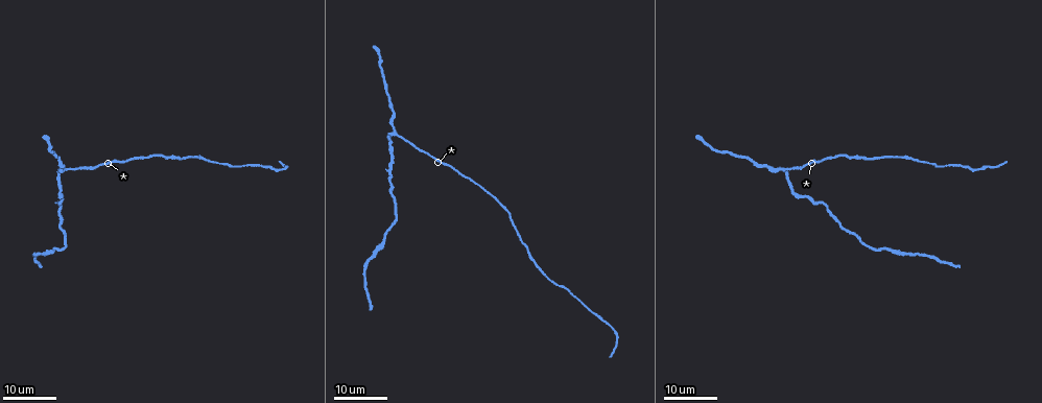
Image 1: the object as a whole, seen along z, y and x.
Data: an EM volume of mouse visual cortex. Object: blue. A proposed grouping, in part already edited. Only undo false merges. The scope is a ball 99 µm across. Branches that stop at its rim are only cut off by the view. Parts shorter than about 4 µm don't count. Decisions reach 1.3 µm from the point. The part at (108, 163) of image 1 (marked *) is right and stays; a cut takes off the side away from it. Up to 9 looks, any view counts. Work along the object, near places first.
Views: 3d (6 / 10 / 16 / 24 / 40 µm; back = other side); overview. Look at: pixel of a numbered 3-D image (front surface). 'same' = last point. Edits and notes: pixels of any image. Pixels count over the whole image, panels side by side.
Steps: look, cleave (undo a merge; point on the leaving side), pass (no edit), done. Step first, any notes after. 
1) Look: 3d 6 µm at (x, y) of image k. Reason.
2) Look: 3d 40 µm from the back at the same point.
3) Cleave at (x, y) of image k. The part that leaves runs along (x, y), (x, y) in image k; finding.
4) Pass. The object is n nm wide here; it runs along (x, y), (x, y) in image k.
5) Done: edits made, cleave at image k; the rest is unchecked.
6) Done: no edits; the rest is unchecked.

Look: 3d 16 µm at (782, 169) of image 1. A fork.

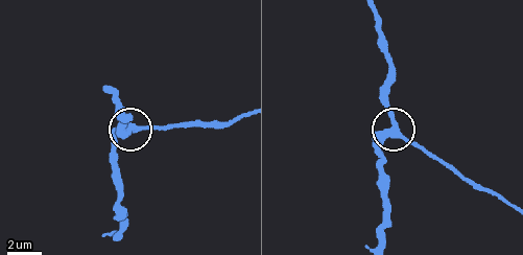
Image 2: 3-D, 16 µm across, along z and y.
Look: 3d 6 µm at (394, 129) of image 2.

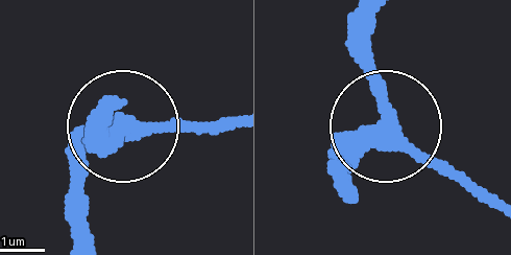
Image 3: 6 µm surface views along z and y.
Pass. It runs along (236, 120), (101, 120) in image 3; one neuron here.

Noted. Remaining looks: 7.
Look: 3d 16 µm at (382, 238) of image 1.

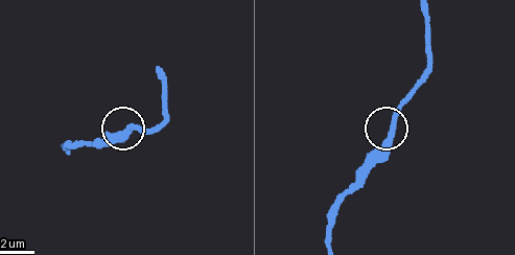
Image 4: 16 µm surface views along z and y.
Look: 3d 6 µm at (391, 136) of image 4.

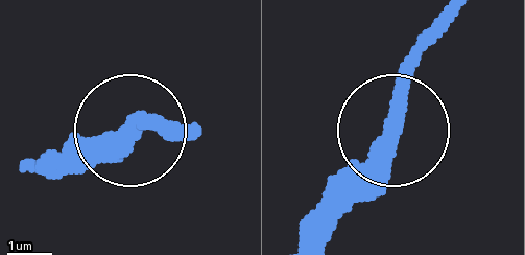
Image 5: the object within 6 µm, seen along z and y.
Pass. It runs along (449, 22), (419, 55), (392, 135), (317, 209) in image 5; all the same neuron.

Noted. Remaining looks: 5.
Look: 3d 16 µm at (520, 239) of image 1. A narrow waist.

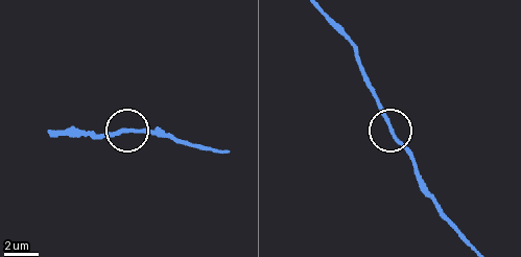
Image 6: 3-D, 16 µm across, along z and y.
Look: 3d 10 µm at (393, 131) of image 6.

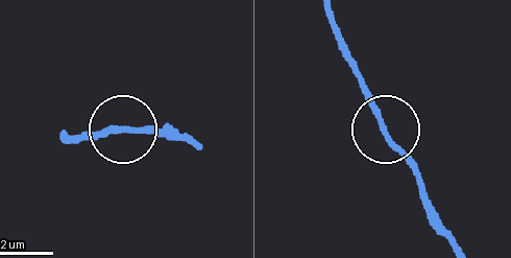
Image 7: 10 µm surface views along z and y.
Look: 3d 6 µm at (383, 133) of image 7.

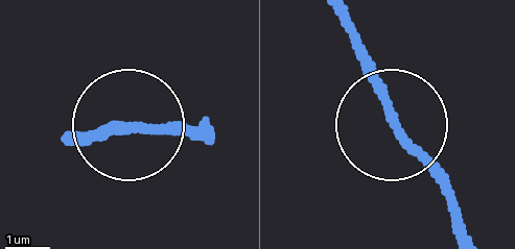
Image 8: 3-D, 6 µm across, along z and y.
Pass. It runs along (69, 135), (189, 125) in image 8; continuous, no second neuron.

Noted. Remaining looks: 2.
Look: 3d 16 µm at (263, 166) of image 1. Thick turns thin.

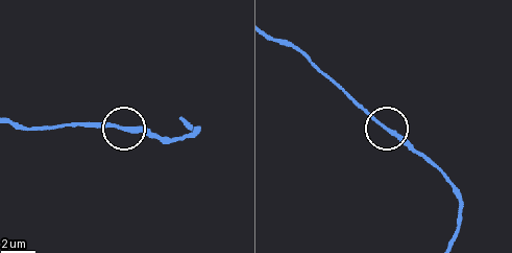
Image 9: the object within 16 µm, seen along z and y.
Look: 3d 6 µm at (126, 129) of image 9.

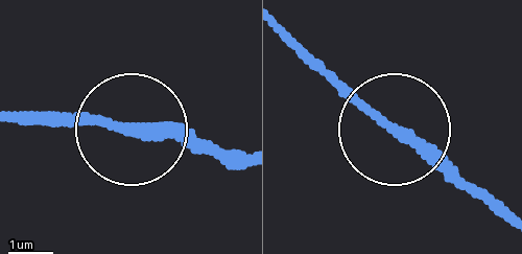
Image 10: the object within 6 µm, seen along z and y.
Pass. The object is 230 nm wide here; it runs along (280, 27), (478, 195) in image 10; continuous, no second neuron.

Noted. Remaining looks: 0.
Done: no edits; the rest is unchecked.

